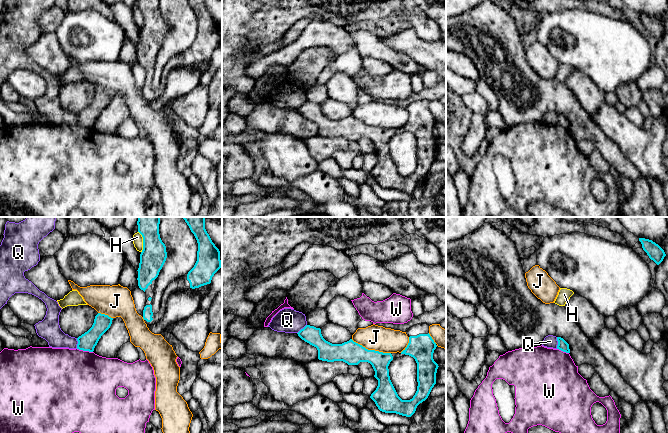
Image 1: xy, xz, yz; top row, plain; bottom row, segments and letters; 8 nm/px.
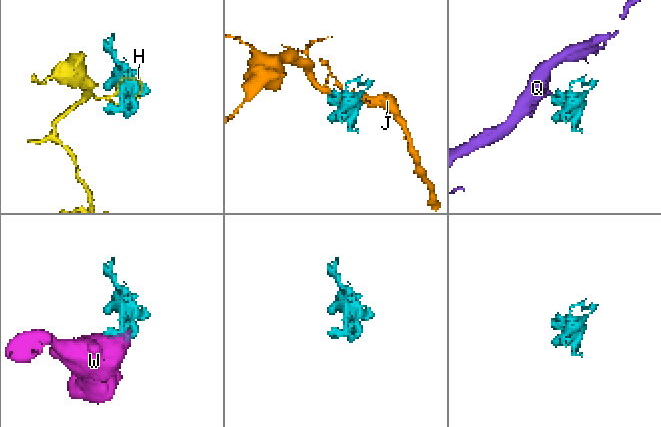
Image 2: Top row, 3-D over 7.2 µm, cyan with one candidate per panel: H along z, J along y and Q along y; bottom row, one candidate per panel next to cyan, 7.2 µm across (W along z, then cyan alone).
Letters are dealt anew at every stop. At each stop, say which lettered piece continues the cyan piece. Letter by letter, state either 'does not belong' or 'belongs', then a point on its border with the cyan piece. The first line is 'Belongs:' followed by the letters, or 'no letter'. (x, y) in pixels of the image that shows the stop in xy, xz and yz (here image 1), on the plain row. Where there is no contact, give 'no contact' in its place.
Belongs: no letter
H: does not belong; contact xy (143, 18)
J: does not belong; contact xz (371, 126)
Q: does not belong; contact yz (558, 119)
W: does not belong; contact xy (84, 126)

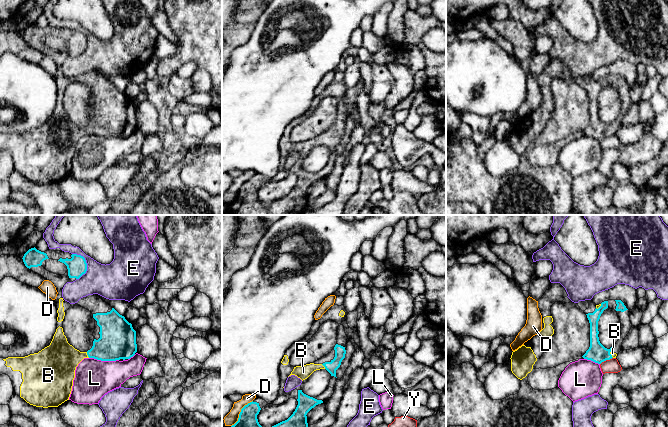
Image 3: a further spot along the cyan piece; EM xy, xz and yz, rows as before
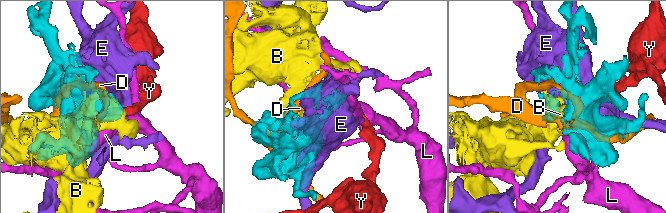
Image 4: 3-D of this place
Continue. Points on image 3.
Belongs: B
B: belongs; contact xy (87, 130)
D: does not belong; contact xz (240, 188)
E: does not belong; contact xy (86, 40)
L: does not belong; contact xy (104, 136)
Y: does not belong; contact yz (606, 135)

